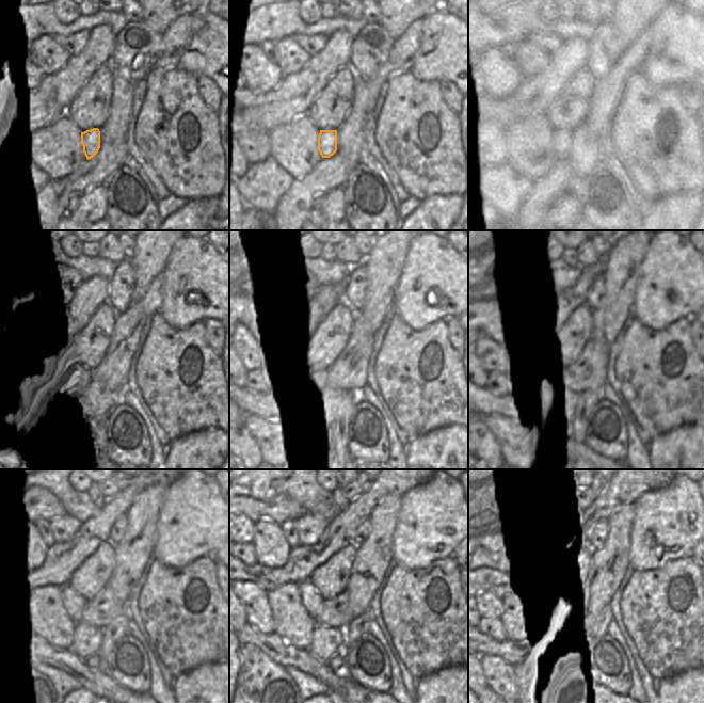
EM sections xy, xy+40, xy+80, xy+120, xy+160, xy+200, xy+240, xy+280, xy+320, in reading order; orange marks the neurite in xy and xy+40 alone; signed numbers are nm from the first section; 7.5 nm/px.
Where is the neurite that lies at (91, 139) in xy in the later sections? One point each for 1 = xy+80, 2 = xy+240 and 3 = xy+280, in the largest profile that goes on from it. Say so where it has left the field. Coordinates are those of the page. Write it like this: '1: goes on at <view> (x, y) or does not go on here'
1: goes on at xy+80 (561, 143)
2: goes on at xy+240 (74, 604)
3: goes on at xy+280 (310, 598)

